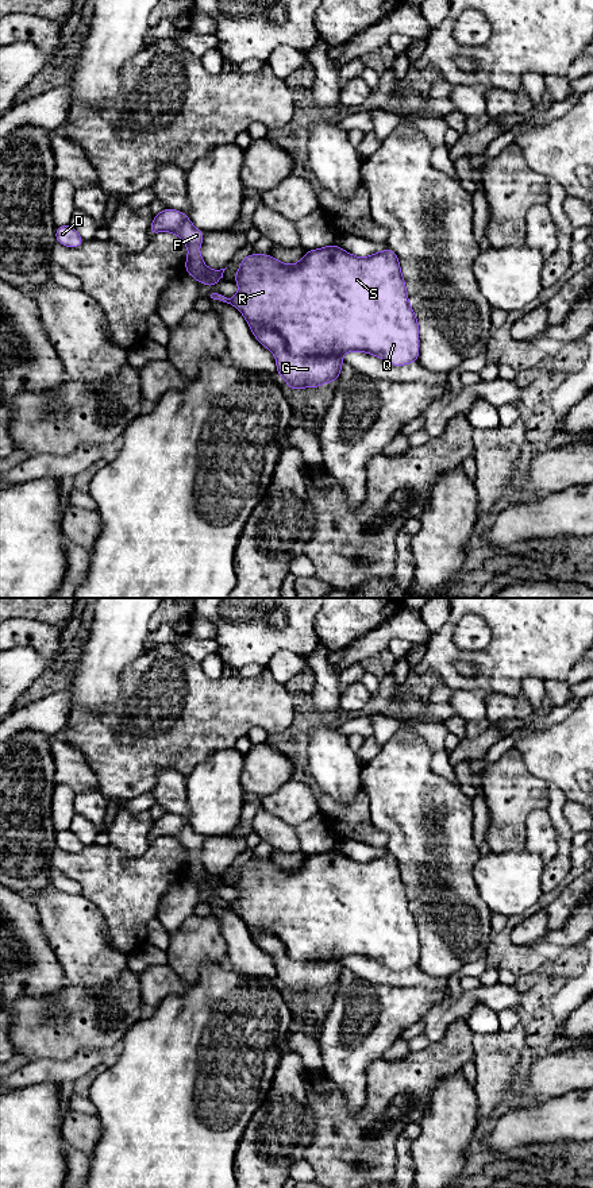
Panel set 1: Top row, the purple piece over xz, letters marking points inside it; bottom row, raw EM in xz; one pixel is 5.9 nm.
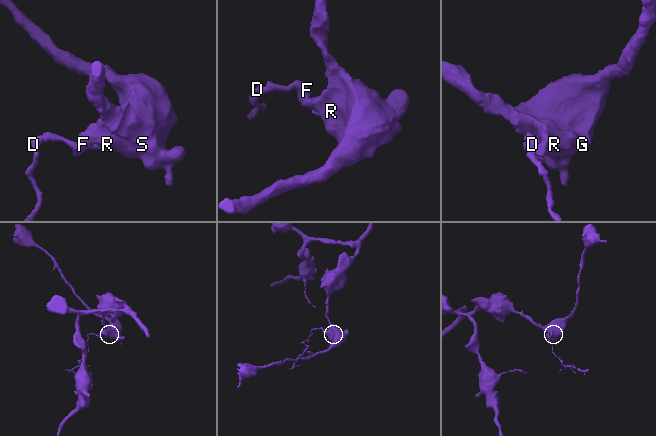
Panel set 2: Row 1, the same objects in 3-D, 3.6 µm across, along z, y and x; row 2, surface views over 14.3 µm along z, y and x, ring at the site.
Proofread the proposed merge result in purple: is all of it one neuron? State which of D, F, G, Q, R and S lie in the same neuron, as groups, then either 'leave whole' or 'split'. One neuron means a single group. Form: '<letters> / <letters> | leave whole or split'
D F G / Q R S | split

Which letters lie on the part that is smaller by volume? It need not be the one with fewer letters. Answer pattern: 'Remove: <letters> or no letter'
Remove: D, F, G

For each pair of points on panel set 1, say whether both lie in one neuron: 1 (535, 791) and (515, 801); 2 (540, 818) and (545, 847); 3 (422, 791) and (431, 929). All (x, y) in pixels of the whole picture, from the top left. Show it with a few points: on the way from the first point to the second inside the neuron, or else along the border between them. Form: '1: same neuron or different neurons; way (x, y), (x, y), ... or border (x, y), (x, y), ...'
1: same neuron; way (530, 793), (520, 795)
2: same neuron; way (539, 825), (542, 840)
3: same neuron; way (430, 825), (434, 895)

